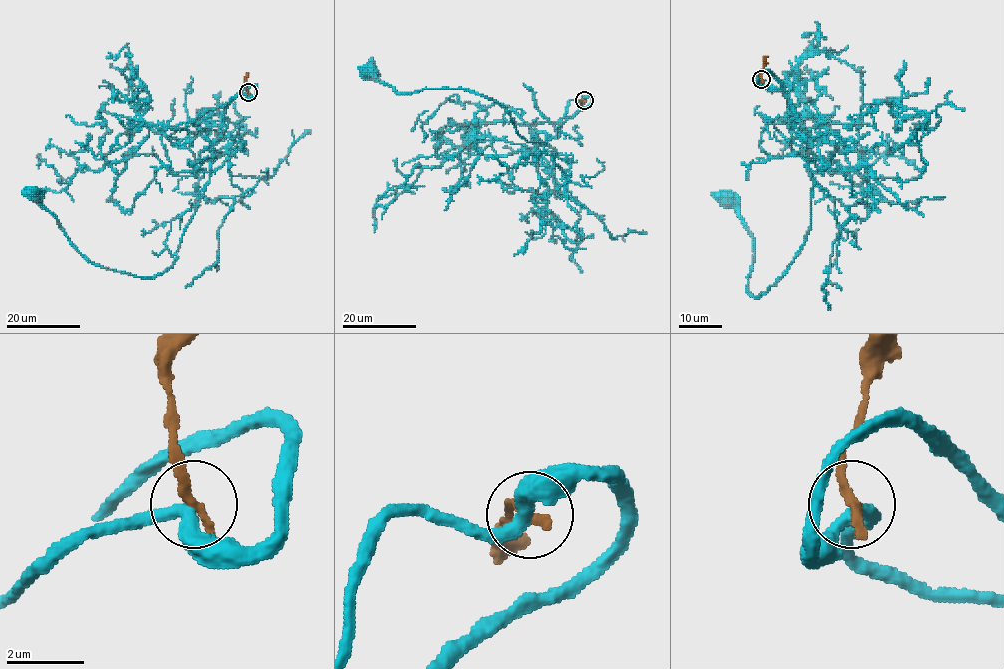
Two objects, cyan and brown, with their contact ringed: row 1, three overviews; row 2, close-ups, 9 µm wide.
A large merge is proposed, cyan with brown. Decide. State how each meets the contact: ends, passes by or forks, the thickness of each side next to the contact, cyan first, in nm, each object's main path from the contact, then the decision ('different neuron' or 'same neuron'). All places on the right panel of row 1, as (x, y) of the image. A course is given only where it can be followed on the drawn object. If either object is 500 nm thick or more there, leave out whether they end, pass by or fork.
cyan passes by | brown ends | 340/280 nm | cyan via (762, 80), (772, 74), (789, 96), (813, 187), (804, 245), (759, 297), (747, 291), (754, 240), (726, 198) | brown via (762, 80), (765, 56) | different neuron

